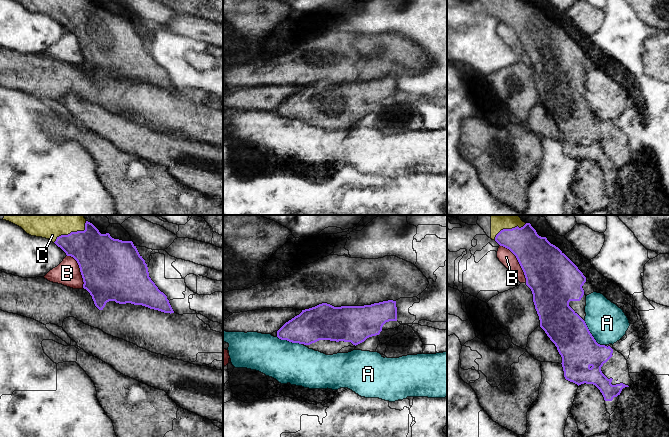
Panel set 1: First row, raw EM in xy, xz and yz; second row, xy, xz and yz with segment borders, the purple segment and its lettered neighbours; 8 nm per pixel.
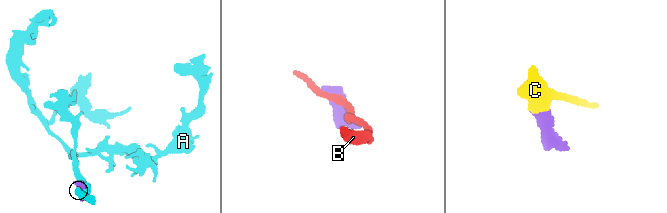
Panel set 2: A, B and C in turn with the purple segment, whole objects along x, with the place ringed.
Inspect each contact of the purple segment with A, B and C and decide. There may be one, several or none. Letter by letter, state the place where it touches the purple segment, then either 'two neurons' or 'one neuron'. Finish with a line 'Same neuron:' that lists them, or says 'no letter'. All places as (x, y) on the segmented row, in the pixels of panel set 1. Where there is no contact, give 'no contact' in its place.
A: contact yz (591, 335); two neurons
B: contact yz (518, 261); two neurons
C: contact xy (72, 232); one neuron
Same neuron: C

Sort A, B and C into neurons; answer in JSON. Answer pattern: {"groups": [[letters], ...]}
{"groups": [["A"], ["B"], ["C"]]}

